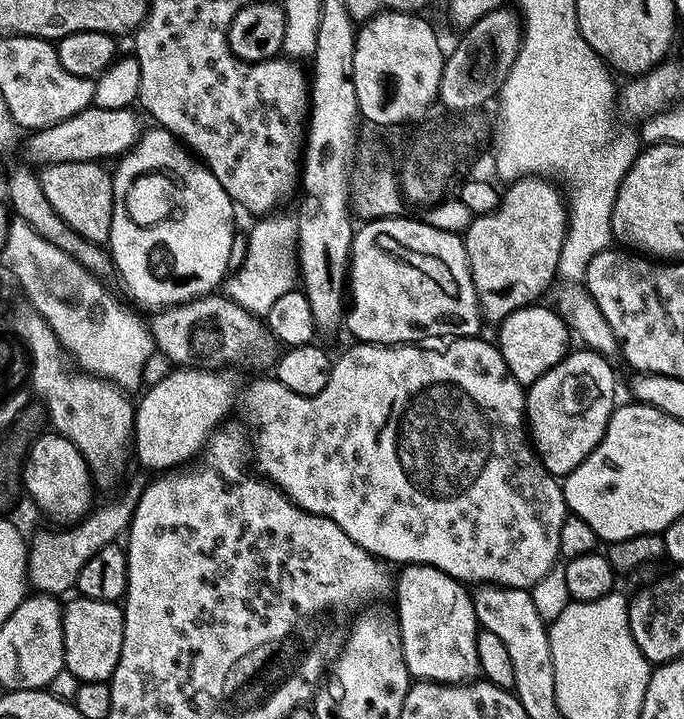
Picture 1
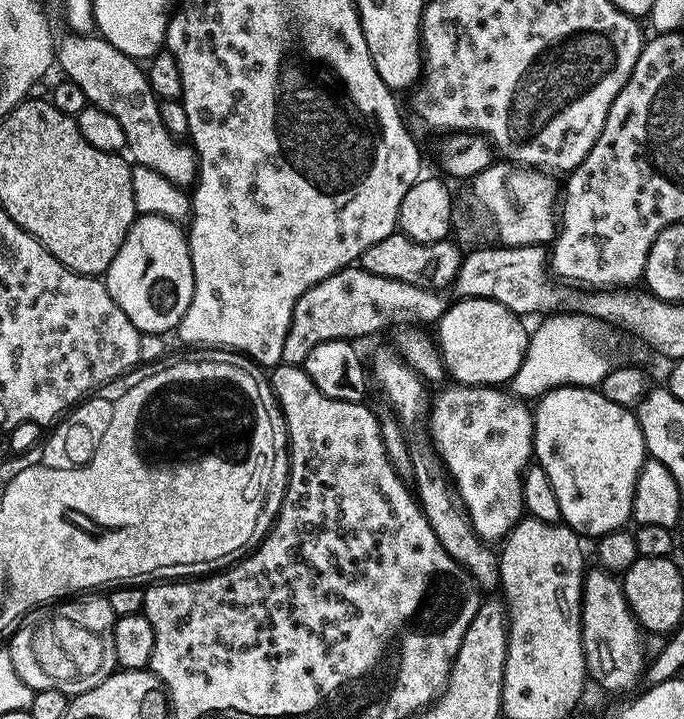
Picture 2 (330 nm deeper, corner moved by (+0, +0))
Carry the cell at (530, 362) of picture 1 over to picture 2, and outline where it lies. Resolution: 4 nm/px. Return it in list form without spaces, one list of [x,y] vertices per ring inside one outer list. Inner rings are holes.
[[[457,300],[444,312],[440,328],[440,358],[447,375],[458,384],[504,386],[518,374],[528,349],[529,333],[520,325],[521,317],[496,300]]]

